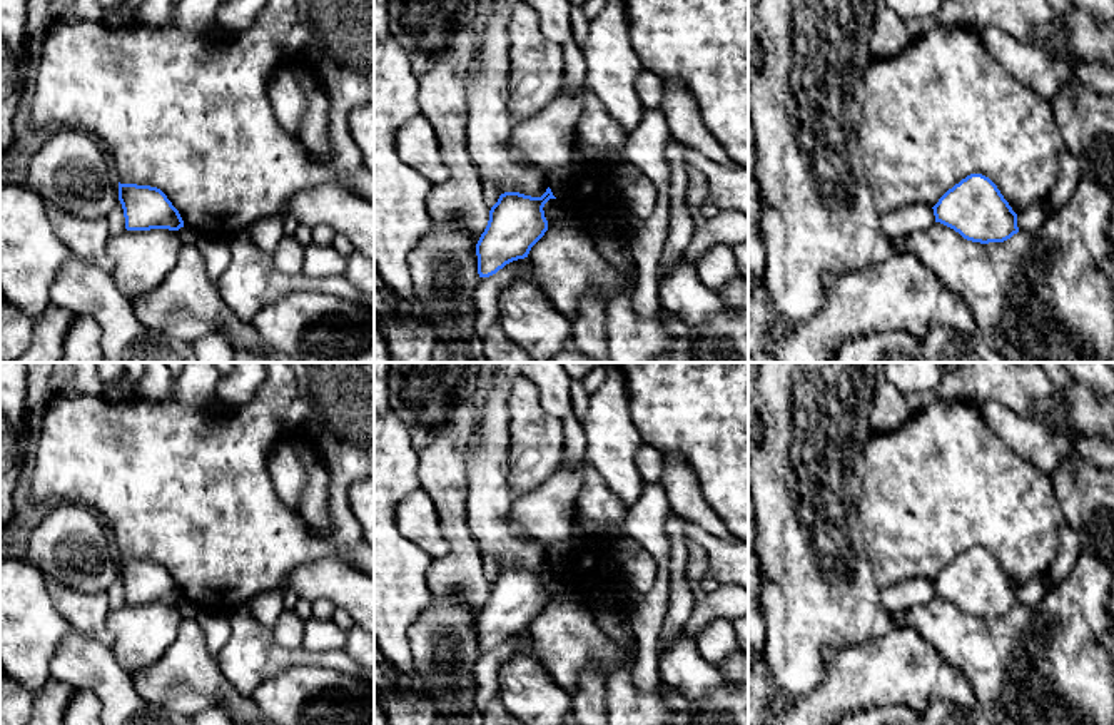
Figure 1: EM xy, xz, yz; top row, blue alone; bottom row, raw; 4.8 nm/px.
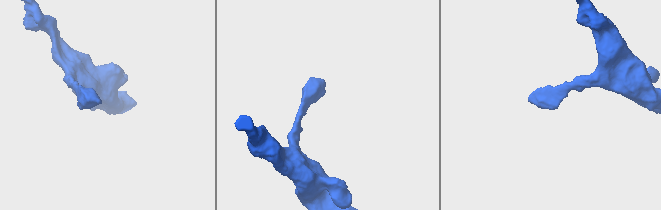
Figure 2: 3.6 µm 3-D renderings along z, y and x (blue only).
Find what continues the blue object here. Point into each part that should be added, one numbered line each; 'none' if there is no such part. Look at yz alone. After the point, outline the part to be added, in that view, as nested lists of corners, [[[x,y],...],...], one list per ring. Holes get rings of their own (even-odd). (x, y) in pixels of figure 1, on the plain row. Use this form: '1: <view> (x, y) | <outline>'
none

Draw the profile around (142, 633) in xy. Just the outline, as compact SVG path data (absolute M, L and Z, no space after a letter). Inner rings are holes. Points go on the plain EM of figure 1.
M125 605L110 610L107 626L114 635L112 650L127 673L135 673L160 660L174 643L182 615L177 605Z

